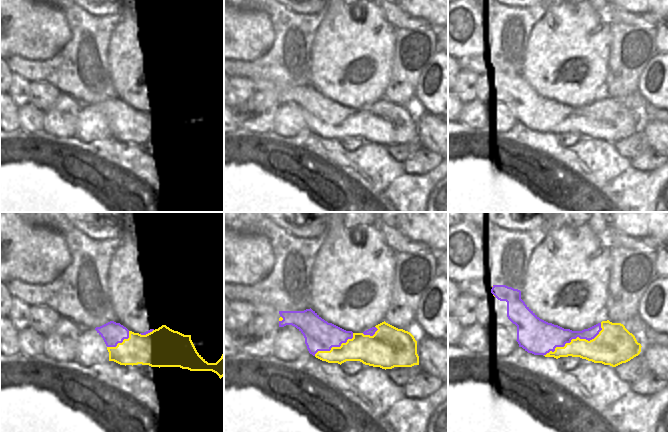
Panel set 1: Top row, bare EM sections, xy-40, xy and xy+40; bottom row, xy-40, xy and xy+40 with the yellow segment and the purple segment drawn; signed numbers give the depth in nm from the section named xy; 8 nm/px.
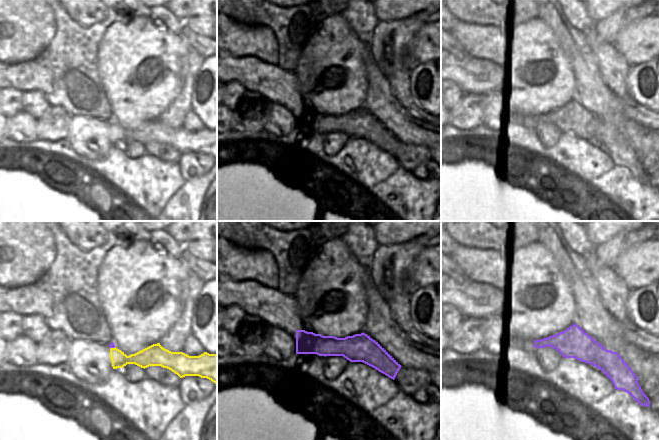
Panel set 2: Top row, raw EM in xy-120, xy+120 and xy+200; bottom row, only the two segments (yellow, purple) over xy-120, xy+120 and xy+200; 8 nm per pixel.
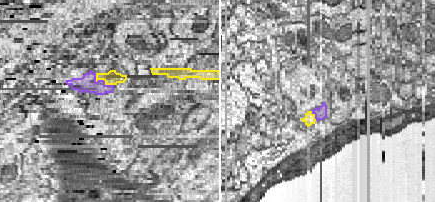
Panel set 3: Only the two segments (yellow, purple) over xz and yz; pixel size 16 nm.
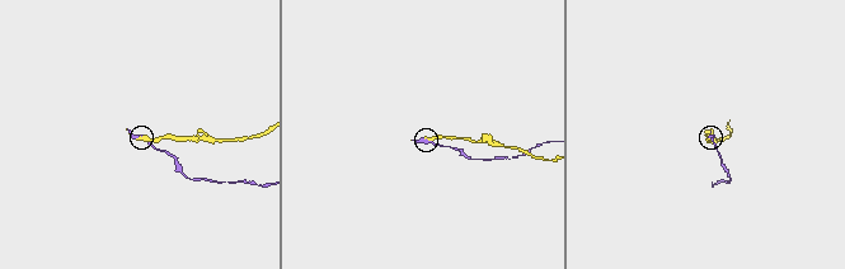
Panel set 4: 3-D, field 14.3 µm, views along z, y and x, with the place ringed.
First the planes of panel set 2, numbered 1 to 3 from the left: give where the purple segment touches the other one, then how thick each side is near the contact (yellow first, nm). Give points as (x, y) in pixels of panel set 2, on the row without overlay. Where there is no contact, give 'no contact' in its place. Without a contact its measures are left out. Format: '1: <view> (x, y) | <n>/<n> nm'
1: xy-120 (112, 124) | 120/40 nm
2: no contact
3: no contact

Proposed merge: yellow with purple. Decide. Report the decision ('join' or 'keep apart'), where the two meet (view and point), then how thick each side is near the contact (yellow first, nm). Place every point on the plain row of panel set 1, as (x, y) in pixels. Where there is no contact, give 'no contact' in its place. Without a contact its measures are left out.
keep apart; meets yellow in xy+40 at (576, 114); 240 nm thick on the yellow side, 240 nm on the other

